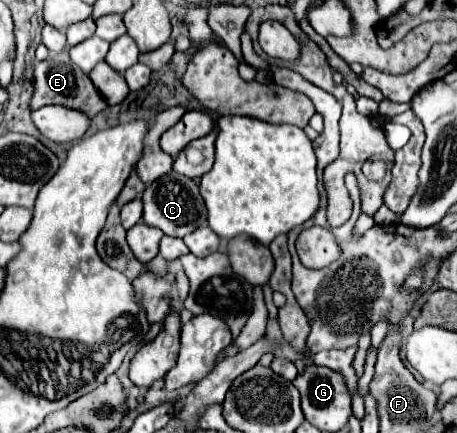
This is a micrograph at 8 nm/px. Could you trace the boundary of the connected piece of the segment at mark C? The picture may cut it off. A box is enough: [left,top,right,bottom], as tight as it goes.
[142,172,206,238]

